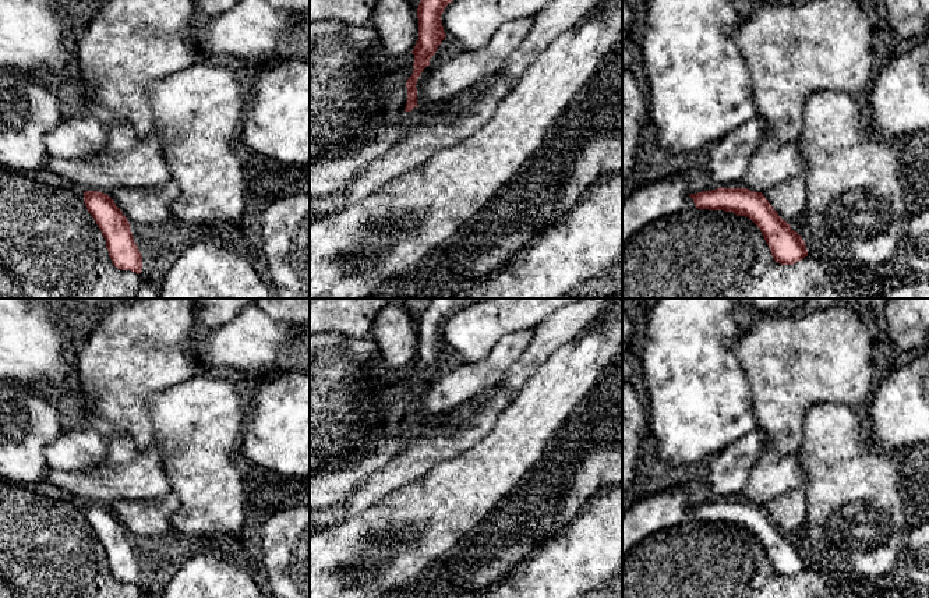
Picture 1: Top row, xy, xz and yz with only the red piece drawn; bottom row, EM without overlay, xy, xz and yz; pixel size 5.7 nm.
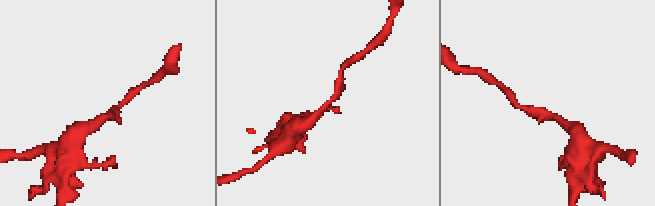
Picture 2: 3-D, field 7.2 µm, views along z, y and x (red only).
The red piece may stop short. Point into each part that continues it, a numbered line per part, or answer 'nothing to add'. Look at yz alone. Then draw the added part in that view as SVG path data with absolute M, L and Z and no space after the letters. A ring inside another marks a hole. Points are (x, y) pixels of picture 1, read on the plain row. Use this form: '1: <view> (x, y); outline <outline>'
nothing to add

